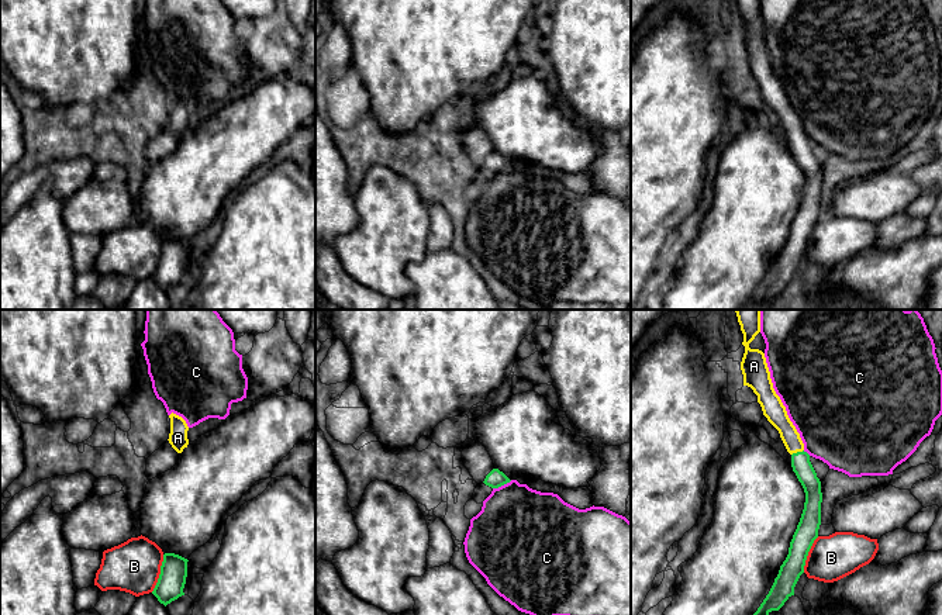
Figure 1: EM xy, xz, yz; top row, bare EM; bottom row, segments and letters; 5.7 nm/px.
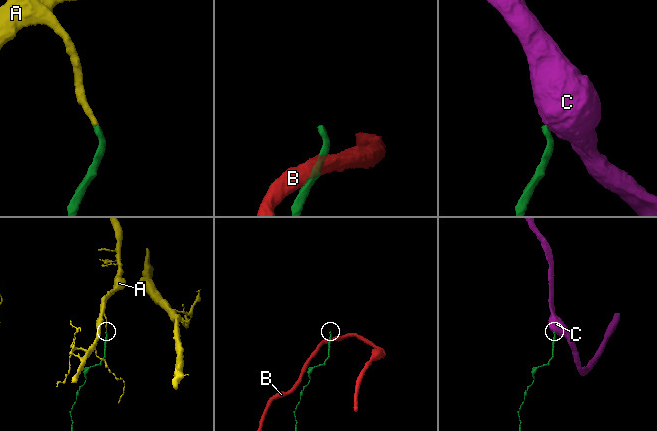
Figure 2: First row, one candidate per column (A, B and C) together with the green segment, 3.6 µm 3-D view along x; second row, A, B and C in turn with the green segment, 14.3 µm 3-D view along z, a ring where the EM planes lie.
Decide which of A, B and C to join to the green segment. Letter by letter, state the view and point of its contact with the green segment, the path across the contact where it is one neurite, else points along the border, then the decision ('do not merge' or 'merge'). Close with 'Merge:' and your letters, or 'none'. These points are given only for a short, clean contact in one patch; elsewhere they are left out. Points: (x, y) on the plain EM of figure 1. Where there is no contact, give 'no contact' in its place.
A: contact yz (797, 137); way yz (801, 151), (797, 137), (776, 99); merge
B: contact xy (161, 258); border xy (164, 239), (158, 266), (151, 276); do not merge
C: contact xz (501, 169); border xz (511, 165), (493, 173); do not merge
Merge: A

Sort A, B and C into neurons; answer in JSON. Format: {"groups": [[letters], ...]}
{"groups": [["A"], ["B"], ["C"]]}

